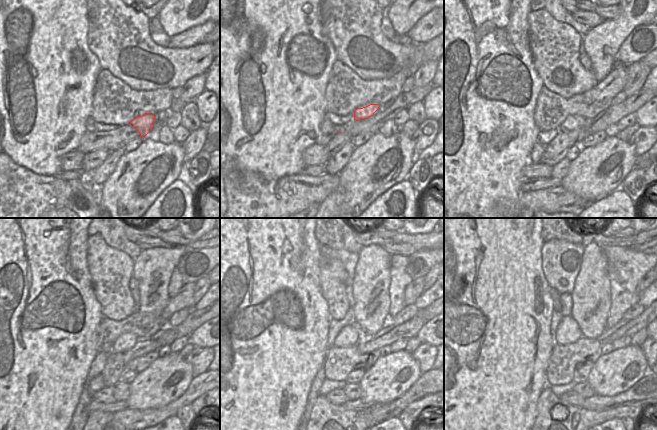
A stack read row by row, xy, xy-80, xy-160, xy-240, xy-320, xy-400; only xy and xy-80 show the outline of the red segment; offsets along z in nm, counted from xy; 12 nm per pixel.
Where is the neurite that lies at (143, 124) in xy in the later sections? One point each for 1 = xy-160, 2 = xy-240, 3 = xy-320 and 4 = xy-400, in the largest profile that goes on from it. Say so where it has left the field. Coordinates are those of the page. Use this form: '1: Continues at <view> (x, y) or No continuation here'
1: Continues at xy-160 (572, 122)
2: Continues at xy-240 (126, 341)
3: Continues at xy-320 (348, 335)
4: Continues at xy-400 (568, 331)

